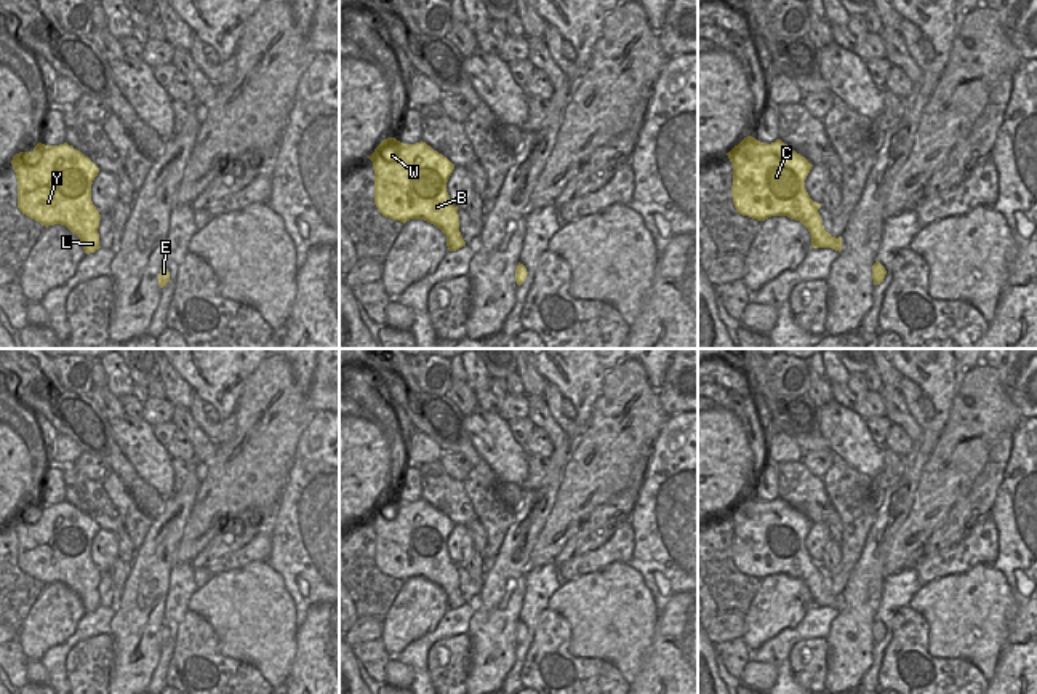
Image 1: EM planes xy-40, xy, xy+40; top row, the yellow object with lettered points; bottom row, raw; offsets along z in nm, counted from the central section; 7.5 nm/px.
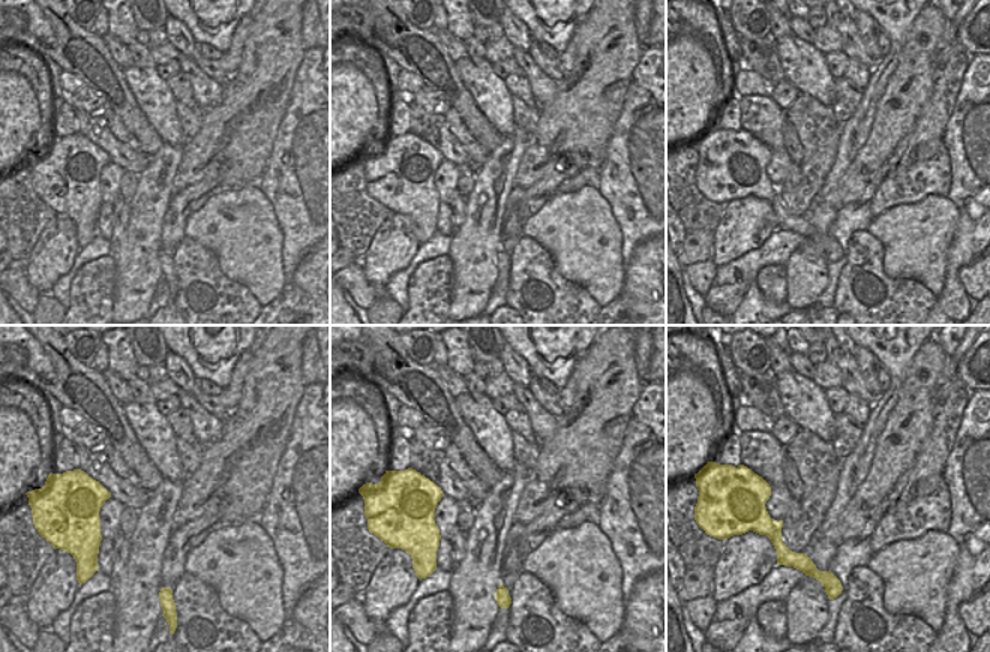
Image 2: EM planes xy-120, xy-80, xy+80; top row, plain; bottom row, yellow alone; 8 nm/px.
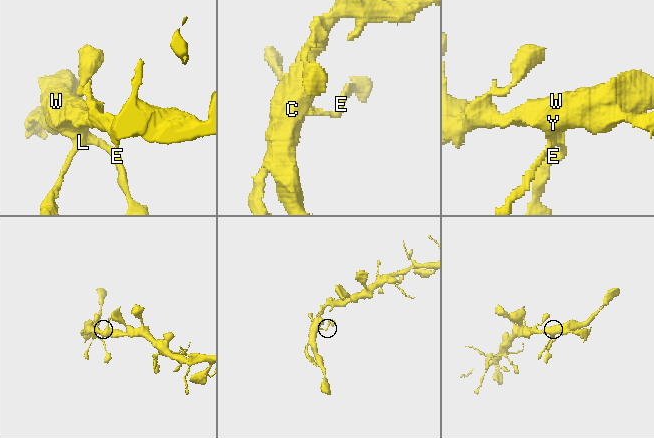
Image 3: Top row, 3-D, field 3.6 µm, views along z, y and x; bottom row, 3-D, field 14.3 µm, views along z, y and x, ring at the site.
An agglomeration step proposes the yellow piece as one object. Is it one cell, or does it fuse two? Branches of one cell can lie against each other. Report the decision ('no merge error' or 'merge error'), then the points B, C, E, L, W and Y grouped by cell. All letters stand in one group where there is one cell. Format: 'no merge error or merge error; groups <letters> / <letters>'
no merge error; groups B C E L W Y

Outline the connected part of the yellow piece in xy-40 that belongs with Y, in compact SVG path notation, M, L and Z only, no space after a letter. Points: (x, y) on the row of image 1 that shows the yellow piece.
M38 142L32 152L19 152L11 160L18 179L18 208L42 225L66 225L75 233L86 254L99 249L101 214L91 201L91 184L99 168L67 142L45 146Z

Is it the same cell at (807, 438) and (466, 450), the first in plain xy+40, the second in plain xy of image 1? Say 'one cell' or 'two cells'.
one cell

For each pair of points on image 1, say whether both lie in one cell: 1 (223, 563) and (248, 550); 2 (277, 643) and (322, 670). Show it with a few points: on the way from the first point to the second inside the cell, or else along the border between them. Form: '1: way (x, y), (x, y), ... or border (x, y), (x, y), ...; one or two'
1: way (229, 562), (242, 557); one
2: border (298, 627), (296, 654), (285, 677); two

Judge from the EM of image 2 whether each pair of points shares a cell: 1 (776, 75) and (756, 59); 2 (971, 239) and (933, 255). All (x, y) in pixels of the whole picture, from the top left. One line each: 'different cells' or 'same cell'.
1: same cell
2: different cells

